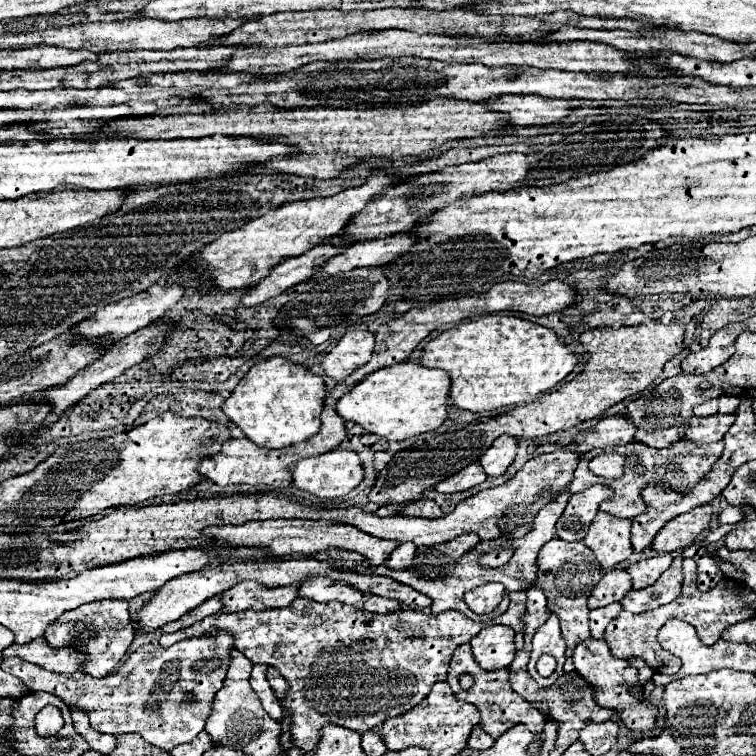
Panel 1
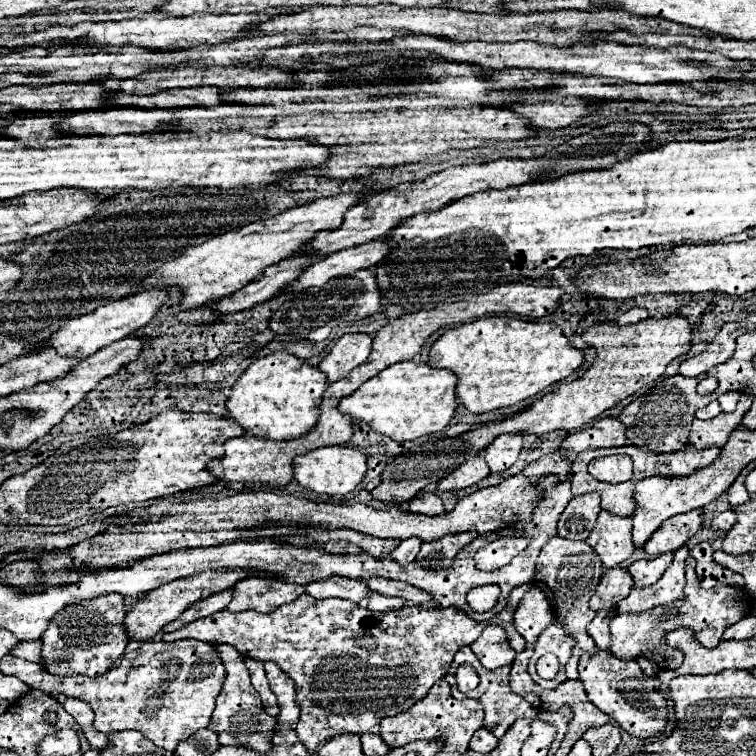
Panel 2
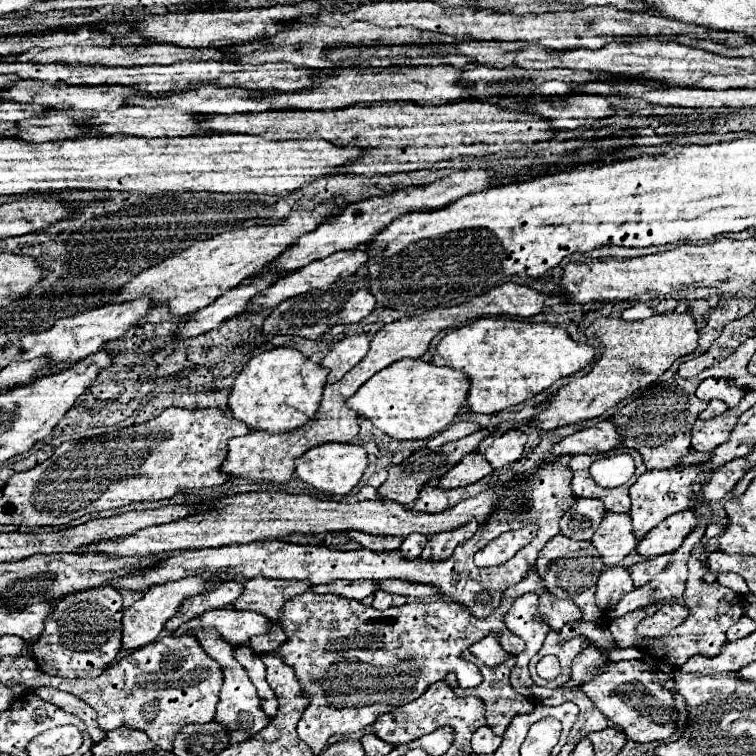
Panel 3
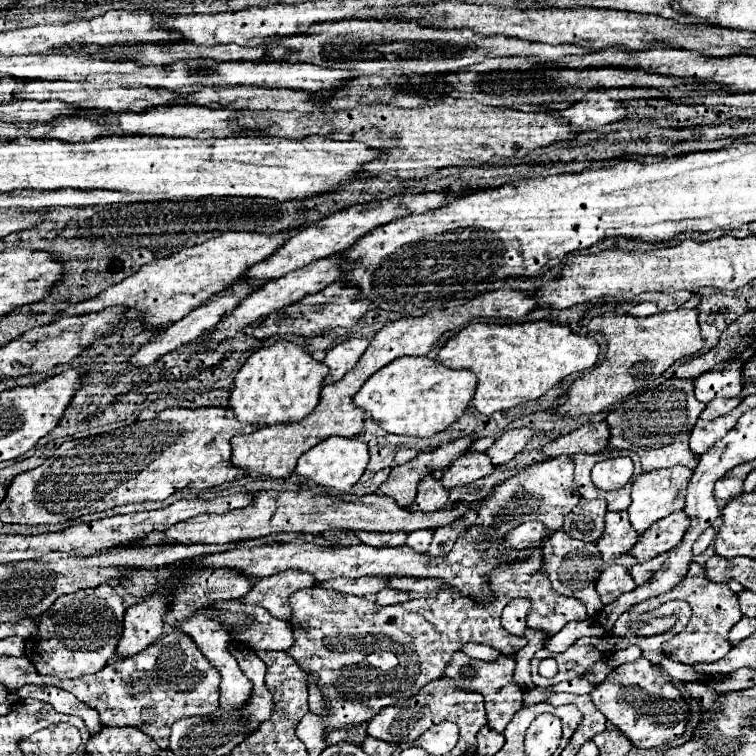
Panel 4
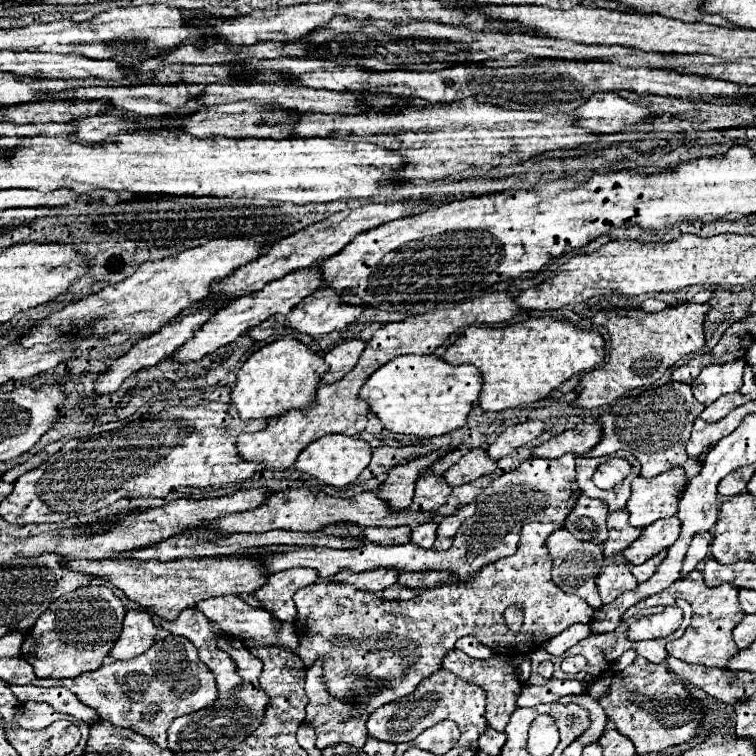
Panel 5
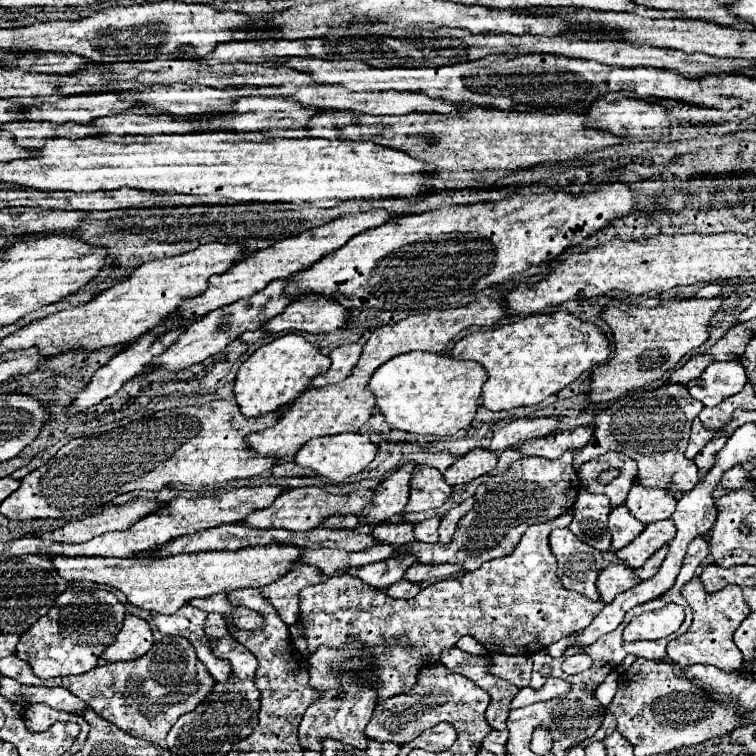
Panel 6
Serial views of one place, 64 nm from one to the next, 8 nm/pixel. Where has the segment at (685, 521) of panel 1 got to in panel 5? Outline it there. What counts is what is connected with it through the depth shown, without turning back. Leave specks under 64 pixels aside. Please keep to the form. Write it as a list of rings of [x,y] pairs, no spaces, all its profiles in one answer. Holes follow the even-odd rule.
[[[676,516],[658,520],[656,524],[644,528],[640,538],[632,546],[628,546],[622,552],[622,556],[630,564],[644,564],[658,552],[670,548],[678,540],[678,536],[680,536],[680,520]]]

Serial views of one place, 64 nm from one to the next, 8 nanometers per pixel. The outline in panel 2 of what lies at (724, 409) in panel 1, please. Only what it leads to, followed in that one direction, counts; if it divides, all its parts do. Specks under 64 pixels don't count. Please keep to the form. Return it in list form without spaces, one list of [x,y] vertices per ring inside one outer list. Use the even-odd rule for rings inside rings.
[[[726,392],[726,394],[720,394],[718,402],[722,404],[722,410],[724,410],[724,412],[732,412],[732,410],[736,408],[740,396],[742,396],[740,392]]]

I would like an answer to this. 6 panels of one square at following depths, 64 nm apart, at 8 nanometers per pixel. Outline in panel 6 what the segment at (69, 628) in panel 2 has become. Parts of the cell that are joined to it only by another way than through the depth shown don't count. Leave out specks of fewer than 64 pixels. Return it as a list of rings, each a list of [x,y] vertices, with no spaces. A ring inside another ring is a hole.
[[[72,586],[62,592],[50,612],[38,618],[16,646],[16,656],[26,660],[38,678],[84,674],[92,670],[104,648],[112,644],[126,616],[124,604],[108,590]]]

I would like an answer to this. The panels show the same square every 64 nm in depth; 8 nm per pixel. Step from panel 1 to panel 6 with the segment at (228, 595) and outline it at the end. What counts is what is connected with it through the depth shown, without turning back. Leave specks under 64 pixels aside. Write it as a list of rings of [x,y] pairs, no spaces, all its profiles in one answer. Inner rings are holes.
[[[298,564],[294,570],[290,570],[280,580],[264,586],[262,596],[266,600],[270,600],[270,604],[274,604],[274,608],[278,610],[280,618],[286,624],[294,624],[298,620],[298,614],[300,614],[298,598],[300,598],[302,588],[318,584],[322,580],[324,580],[324,576],[316,566]]]

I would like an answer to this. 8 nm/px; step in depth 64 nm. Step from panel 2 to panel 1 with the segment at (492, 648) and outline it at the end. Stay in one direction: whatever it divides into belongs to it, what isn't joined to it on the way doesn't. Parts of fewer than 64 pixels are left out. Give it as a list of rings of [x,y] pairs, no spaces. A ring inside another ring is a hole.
[[[486,626],[470,642],[476,662],[486,670],[498,670],[510,666],[514,660],[514,632],[508,626]]]

